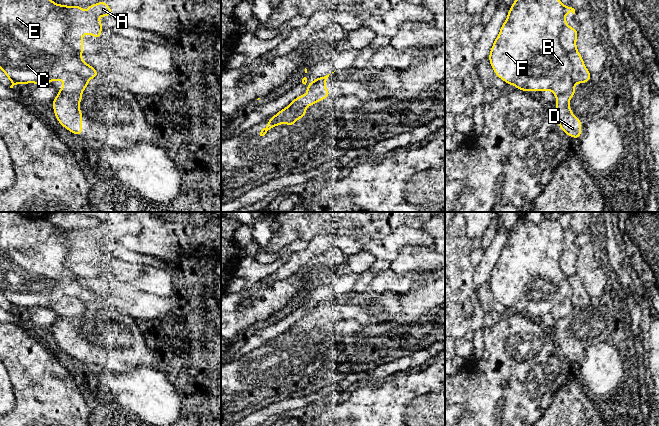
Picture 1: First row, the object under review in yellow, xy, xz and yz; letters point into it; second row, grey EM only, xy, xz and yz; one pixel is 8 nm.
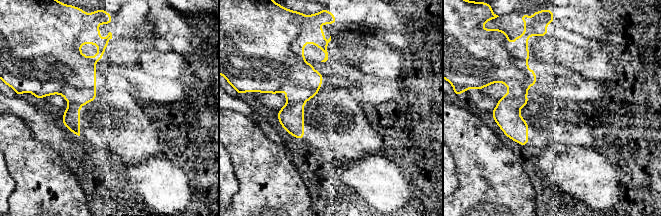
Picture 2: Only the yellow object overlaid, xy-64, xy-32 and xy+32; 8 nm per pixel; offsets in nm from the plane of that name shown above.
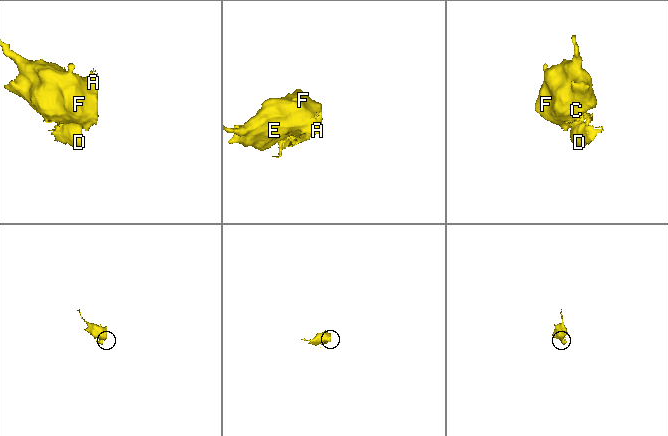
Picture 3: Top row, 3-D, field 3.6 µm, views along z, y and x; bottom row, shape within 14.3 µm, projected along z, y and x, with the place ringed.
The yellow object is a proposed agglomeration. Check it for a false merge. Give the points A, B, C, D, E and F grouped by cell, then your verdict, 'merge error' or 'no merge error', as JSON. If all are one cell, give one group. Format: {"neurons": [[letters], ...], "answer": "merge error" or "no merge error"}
{"neurons": [["A", "B", "C", "E", "F"], ["D"]], "answer": "merge error"}

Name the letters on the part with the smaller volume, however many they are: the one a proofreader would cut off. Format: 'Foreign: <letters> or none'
Foreign: D

